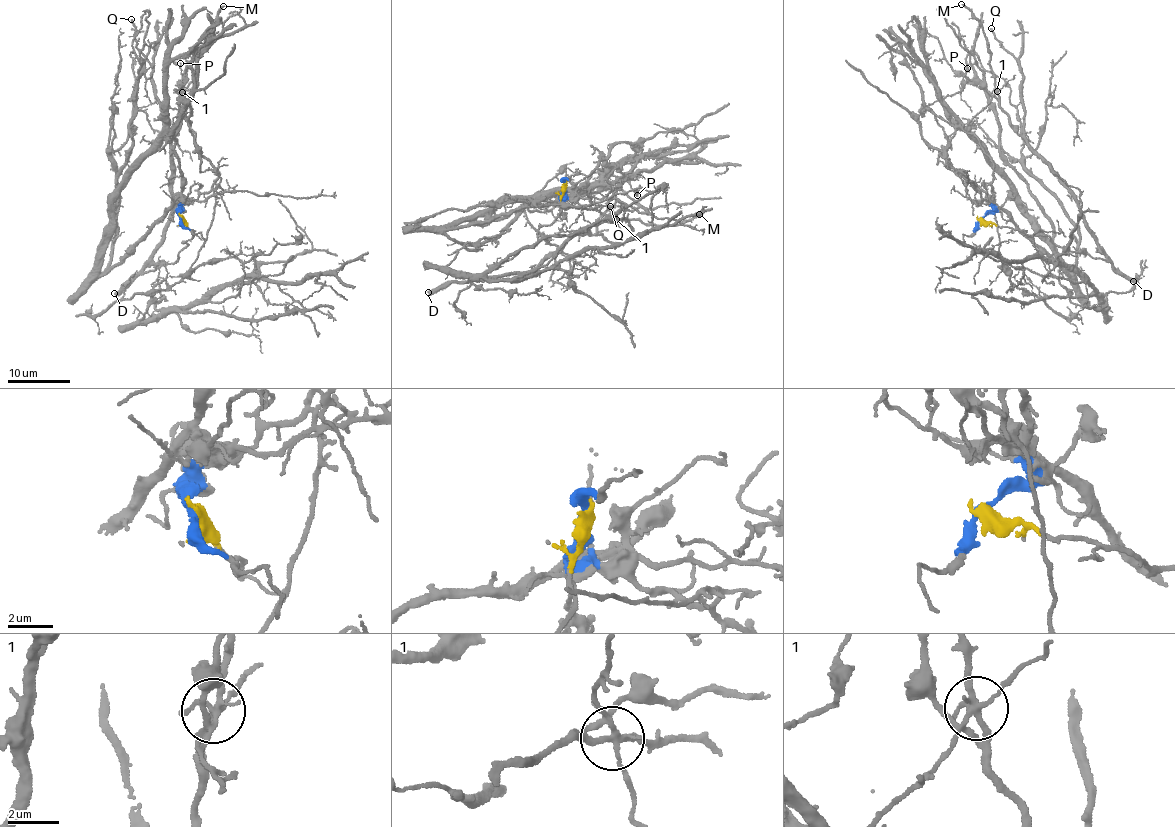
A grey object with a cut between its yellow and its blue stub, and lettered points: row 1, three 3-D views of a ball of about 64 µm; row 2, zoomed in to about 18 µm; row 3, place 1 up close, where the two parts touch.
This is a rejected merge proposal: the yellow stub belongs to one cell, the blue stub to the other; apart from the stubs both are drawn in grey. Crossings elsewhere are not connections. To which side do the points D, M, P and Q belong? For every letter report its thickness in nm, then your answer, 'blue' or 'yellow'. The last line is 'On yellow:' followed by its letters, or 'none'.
D: calibre 480 nm; yellow
M: calibre 240 nm; yellow
P: calibre 110 nm; blue
Q: calibre 220 nm; yellow
On yellow: D, M, Q

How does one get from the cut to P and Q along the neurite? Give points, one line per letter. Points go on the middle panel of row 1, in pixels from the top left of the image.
P: (564, 184), (565, 195), (612, 217), (607, 205), (639, 151), (631, 161), (630, 184), (638, 194)
Q: (565, 184), (561, 212), (538, 229), (537, 243), (471, 280), (534, 269), (573, 235), (594, 236), (610, 206)

